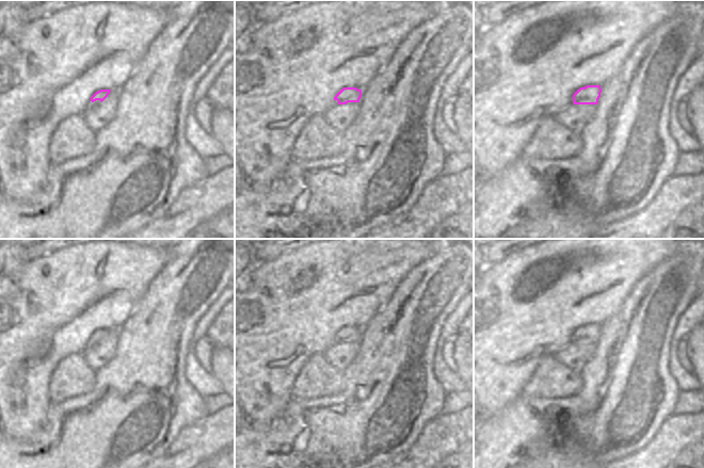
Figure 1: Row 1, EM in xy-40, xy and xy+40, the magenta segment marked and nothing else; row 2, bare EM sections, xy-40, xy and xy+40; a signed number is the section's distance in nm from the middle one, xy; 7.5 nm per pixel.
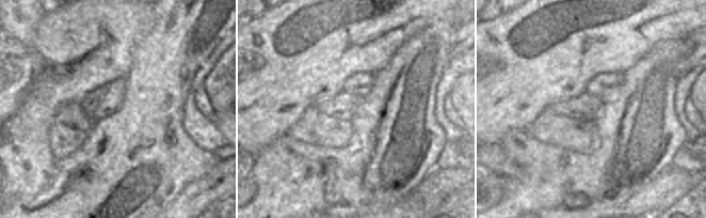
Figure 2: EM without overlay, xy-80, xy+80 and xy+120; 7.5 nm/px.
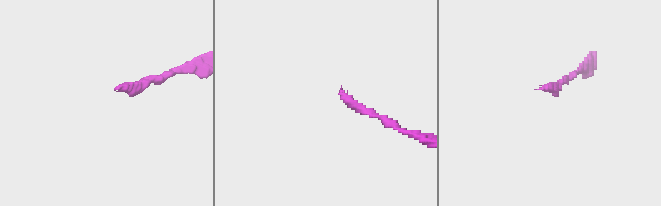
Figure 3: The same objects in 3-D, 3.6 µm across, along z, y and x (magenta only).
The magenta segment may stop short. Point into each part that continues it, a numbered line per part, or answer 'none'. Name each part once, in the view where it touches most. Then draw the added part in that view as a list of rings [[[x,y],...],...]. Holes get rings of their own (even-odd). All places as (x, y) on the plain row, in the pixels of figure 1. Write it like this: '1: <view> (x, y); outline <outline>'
1: xy-40 (91, 344); outline [[[91,339],[89,340],[86,346],[84,348],[84,350],[82,351],[82,354],[85,354],[86,352],[89,352],[90,350],[92,350],[93,348],[95,348],[96,345],[98,345],[101,342],[100,339],[96,339],[94,341],[92,341]]]

